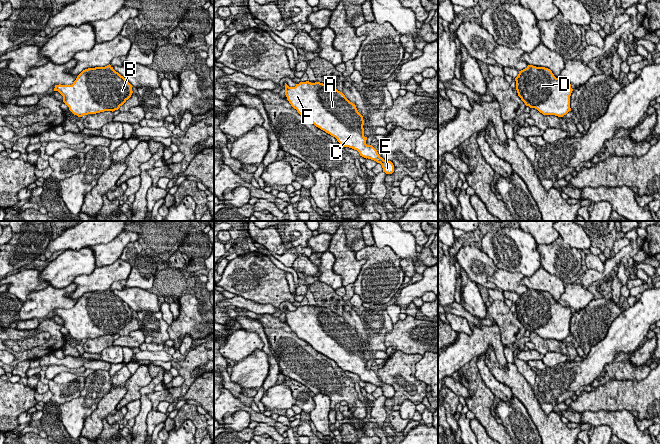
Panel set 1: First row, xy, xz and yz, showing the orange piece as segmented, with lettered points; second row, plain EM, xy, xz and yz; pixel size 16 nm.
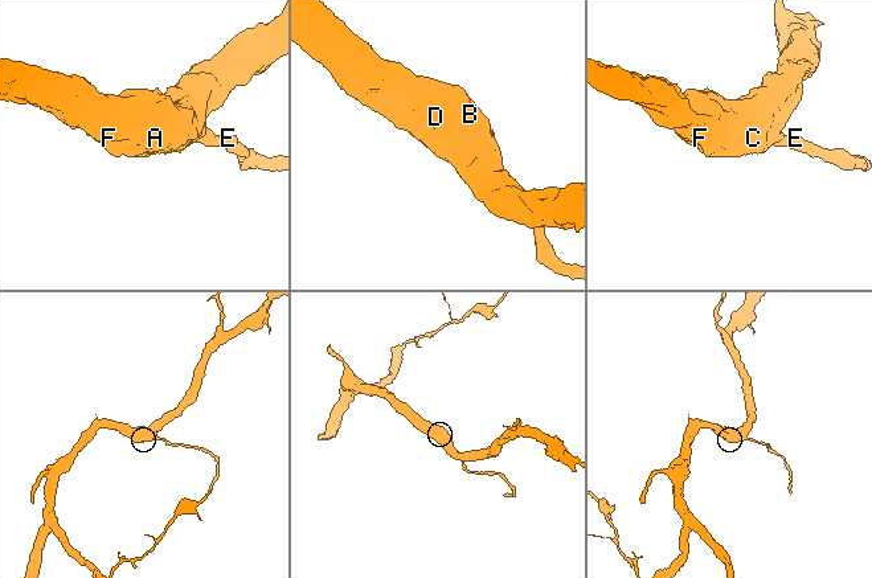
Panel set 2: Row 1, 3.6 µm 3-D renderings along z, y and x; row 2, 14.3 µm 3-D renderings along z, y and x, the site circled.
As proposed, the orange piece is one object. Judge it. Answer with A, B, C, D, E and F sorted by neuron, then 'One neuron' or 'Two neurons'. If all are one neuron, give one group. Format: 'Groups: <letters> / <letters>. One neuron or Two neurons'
Groups: A B C D E F. One neuron

